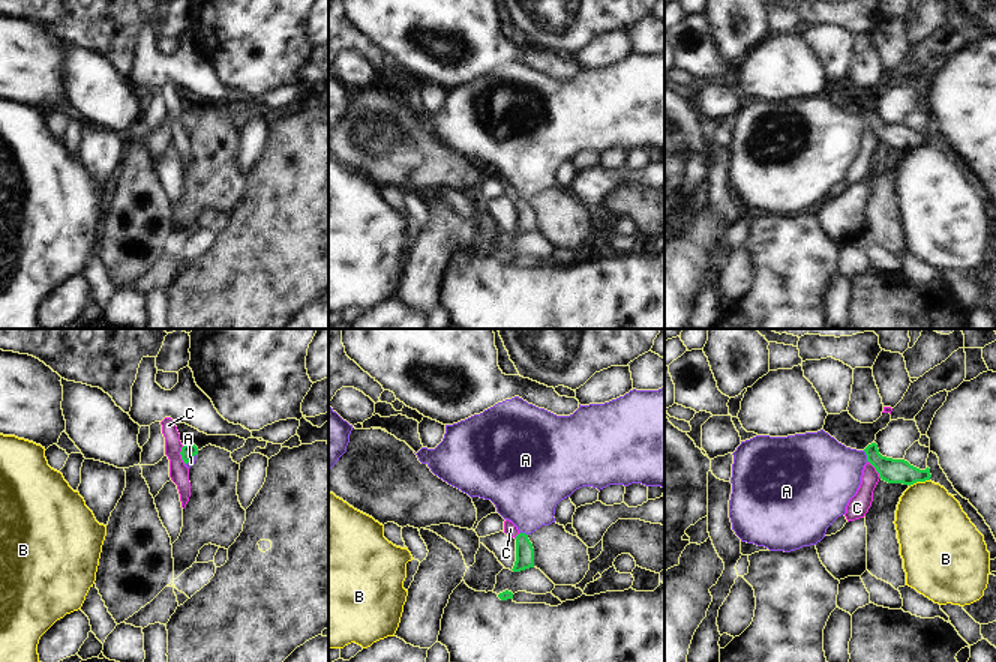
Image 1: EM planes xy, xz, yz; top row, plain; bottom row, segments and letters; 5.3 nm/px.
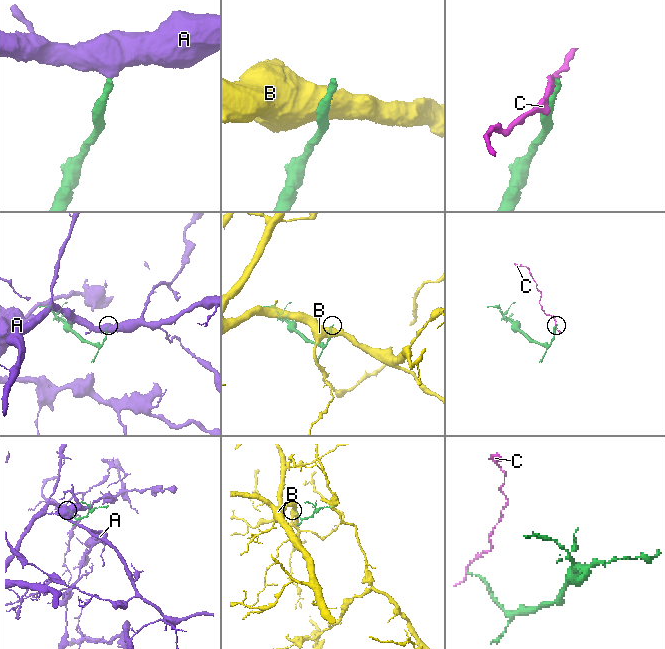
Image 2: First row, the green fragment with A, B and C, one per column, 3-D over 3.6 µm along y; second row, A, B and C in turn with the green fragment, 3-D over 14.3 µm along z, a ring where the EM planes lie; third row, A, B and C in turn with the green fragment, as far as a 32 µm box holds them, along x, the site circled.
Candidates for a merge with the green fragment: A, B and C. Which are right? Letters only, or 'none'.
A

